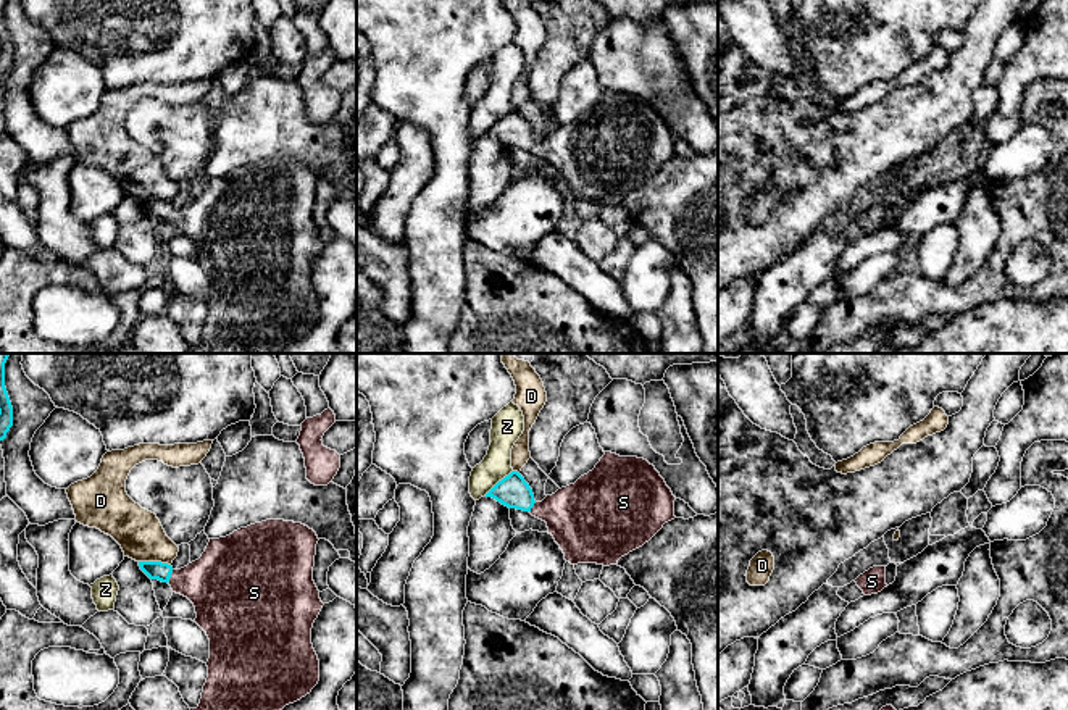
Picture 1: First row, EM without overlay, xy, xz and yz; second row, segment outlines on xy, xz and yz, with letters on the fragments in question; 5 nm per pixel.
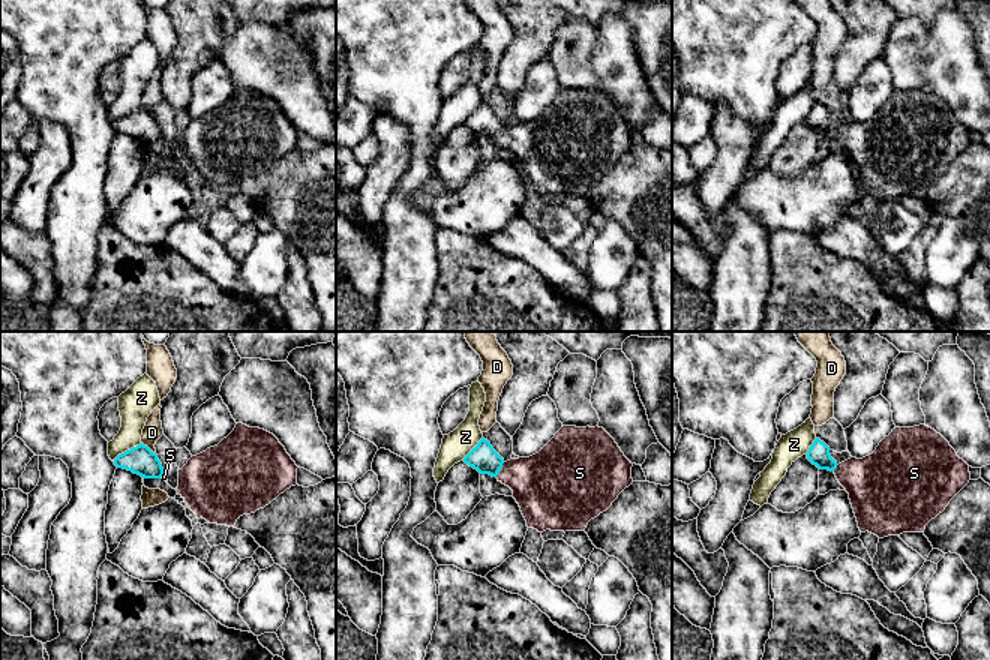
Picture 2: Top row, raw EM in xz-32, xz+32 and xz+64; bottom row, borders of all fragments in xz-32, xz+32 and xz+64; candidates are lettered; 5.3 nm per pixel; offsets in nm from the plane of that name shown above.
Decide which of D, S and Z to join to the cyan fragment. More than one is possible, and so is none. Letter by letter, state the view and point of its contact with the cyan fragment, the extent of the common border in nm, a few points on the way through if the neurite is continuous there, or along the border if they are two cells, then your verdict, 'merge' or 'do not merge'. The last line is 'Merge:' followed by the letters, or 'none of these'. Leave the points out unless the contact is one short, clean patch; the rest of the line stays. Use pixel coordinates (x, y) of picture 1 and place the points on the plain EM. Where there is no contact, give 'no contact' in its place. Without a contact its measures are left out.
D: xy (155, 200) | 160 nm | do not merge
S: xy (170, 215) | 80 nm | across xy (155, 208), (170, 215), (181, 220), (218, 223) | merge
Z: xz (499, 120) | 190 nm | along xz (512, 108), (484, 133) | do not merge
Merge: S

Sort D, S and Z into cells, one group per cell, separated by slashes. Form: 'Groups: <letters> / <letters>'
Groups: D / S / Z

